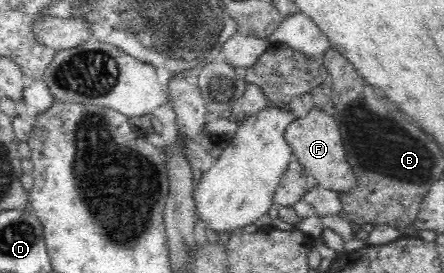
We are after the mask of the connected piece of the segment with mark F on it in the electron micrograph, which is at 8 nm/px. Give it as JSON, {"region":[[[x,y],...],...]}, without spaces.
{"region":[[[314,107],[306,116],[296,118],[291,125],[288,125],[285,140],[292,149],[292,154],[298,157],[304,173],[307,176],[312,175],[320,187],[340,192],[348,191],[356,185],[356,175],[346,158],[338,123],[327,112]]]}

